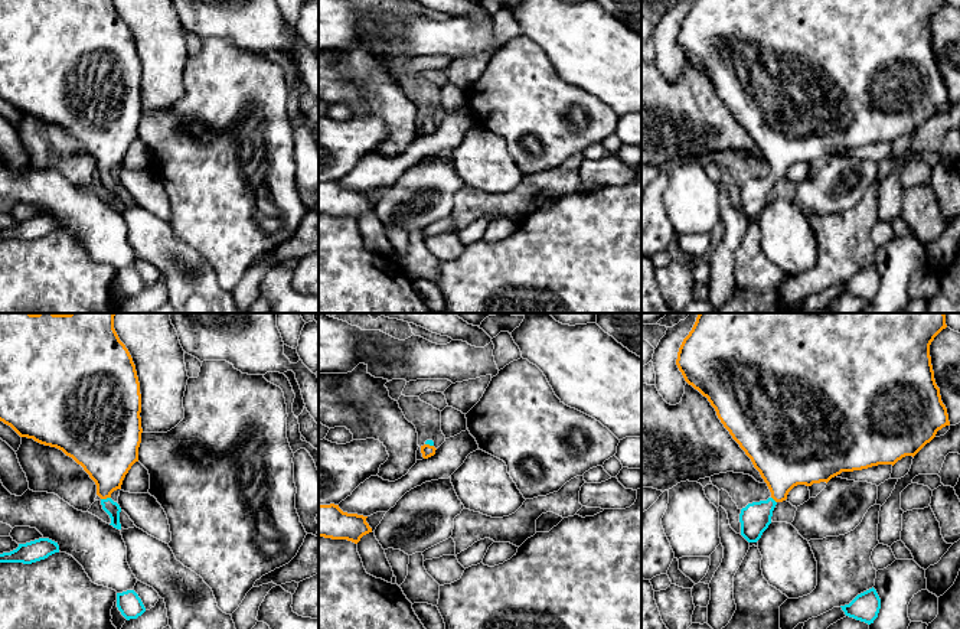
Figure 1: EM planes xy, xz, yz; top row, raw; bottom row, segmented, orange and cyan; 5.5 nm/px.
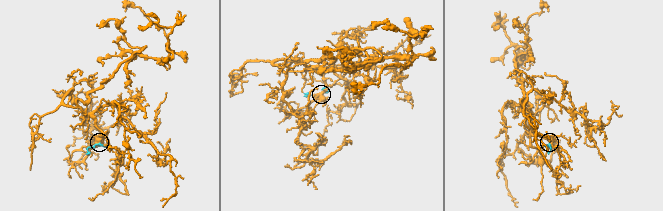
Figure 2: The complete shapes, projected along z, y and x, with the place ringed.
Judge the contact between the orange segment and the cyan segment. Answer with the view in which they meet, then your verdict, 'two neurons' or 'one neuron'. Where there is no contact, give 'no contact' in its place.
meets orange in xy; one neuron

